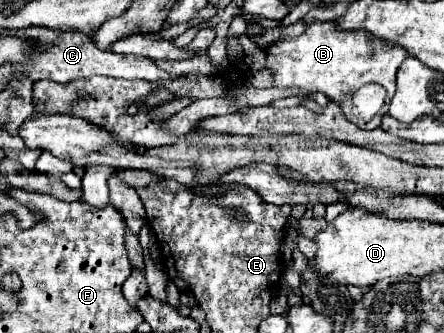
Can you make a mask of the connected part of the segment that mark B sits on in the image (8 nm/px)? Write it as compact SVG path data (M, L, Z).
M314 22L300 36L284 36L272 46L266 48L266 68L272 72L272 88L280 90L300 90L300 92L322 92L332 102L338 102L344 116L354 122L358 128L374 130L380 126L382 116L388 112L390 98L396 92L396 72L404 58L406 50L398 50L398 46L382 46L382 42L374 42L370 34L334 30L334 22Z

